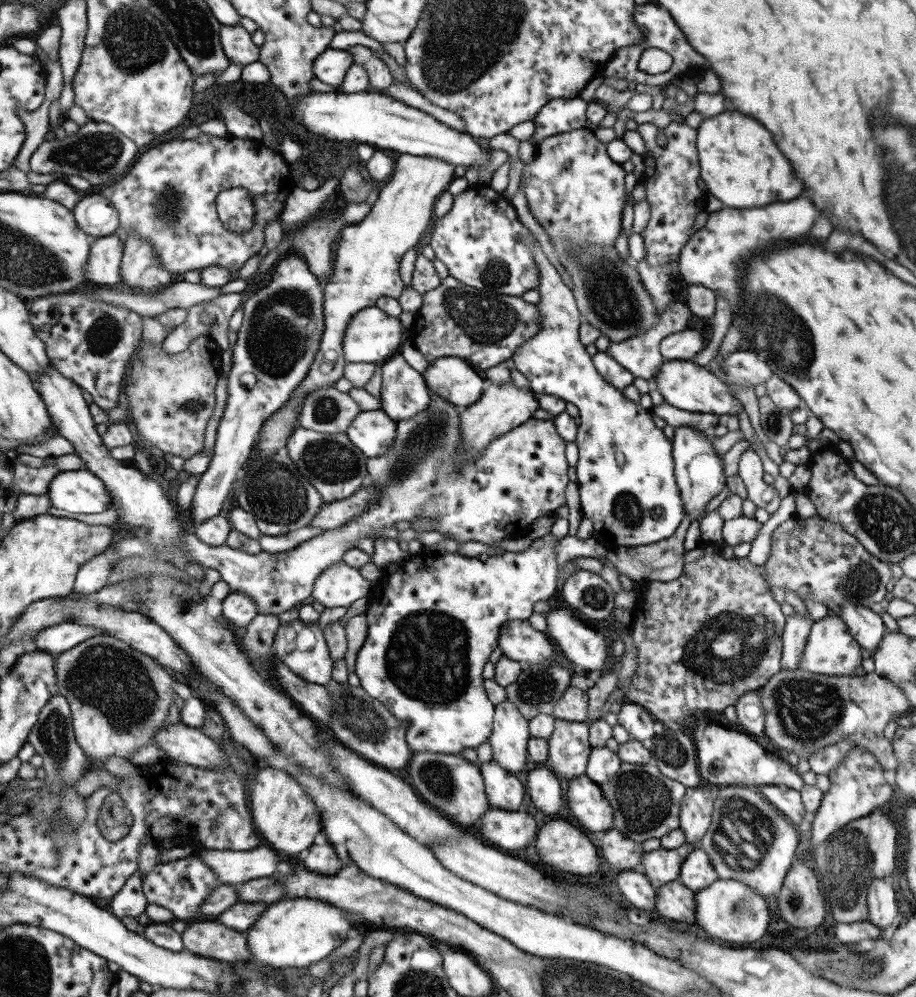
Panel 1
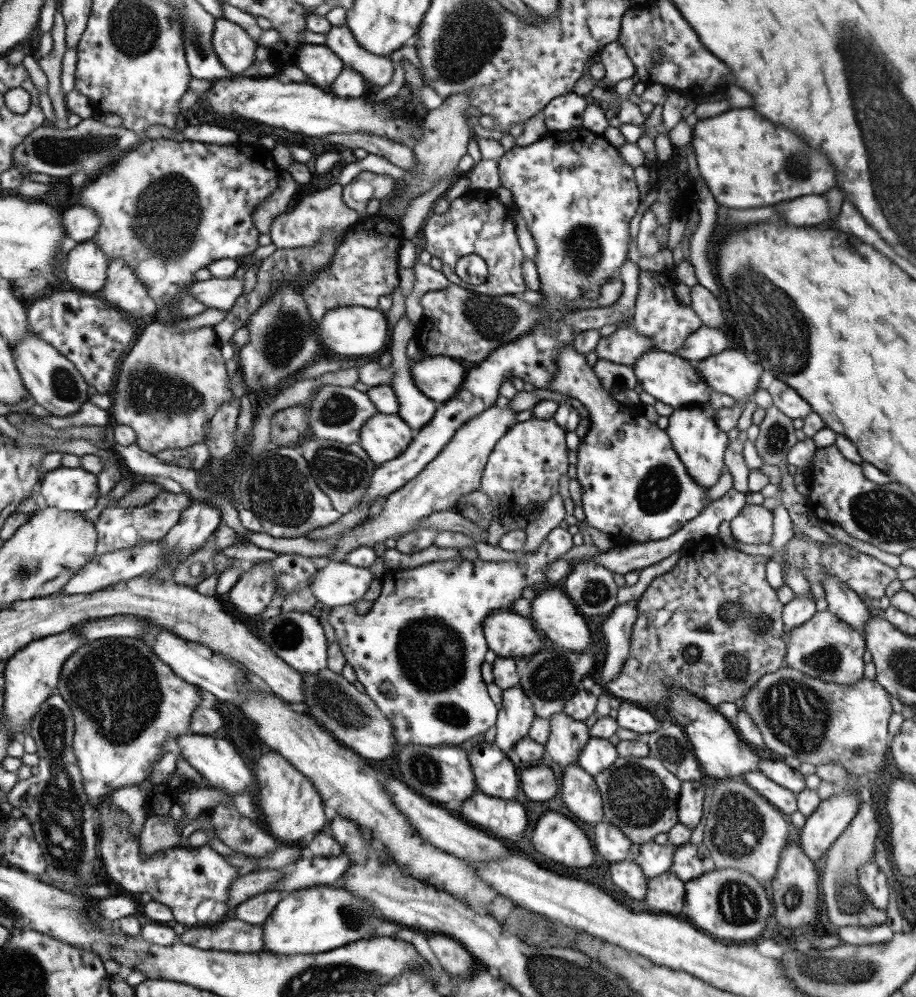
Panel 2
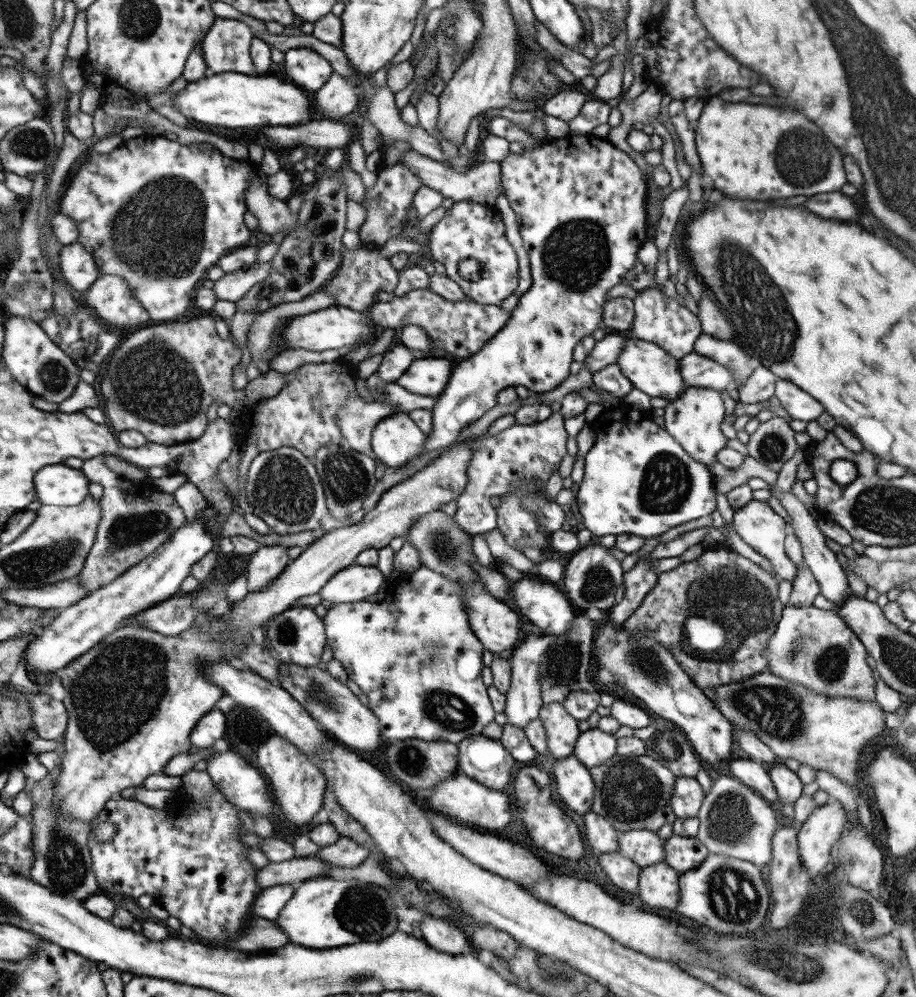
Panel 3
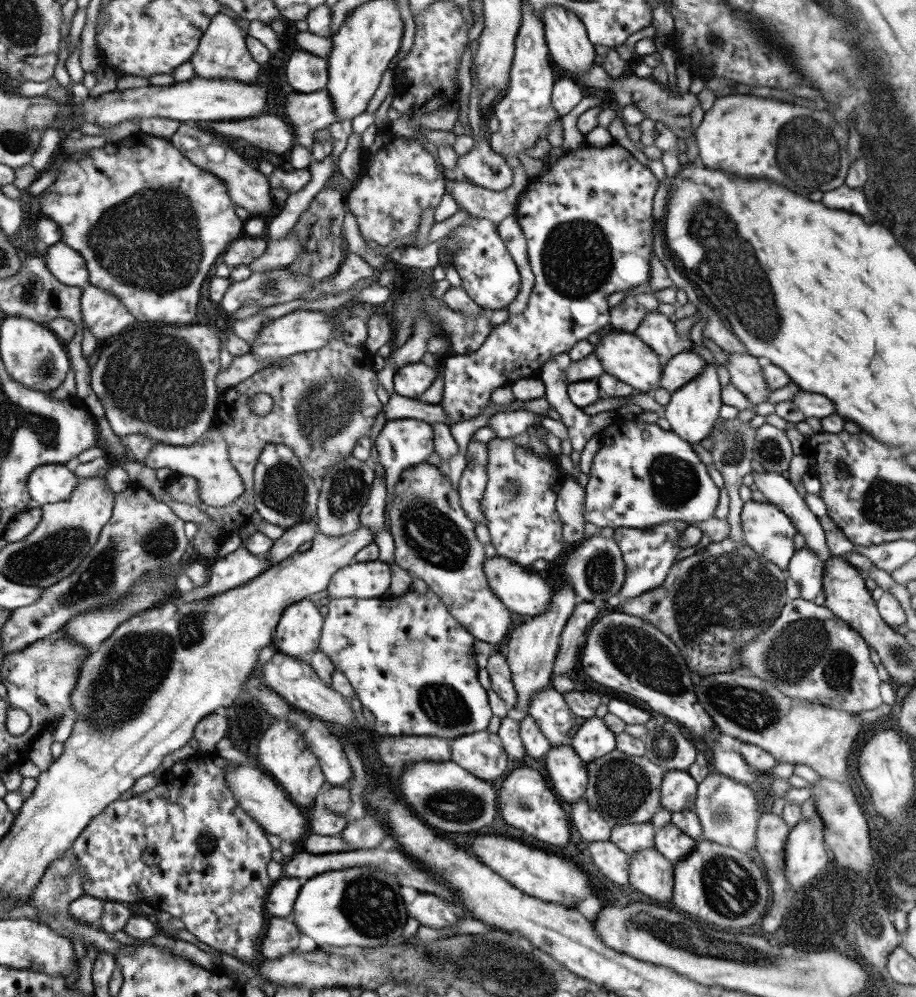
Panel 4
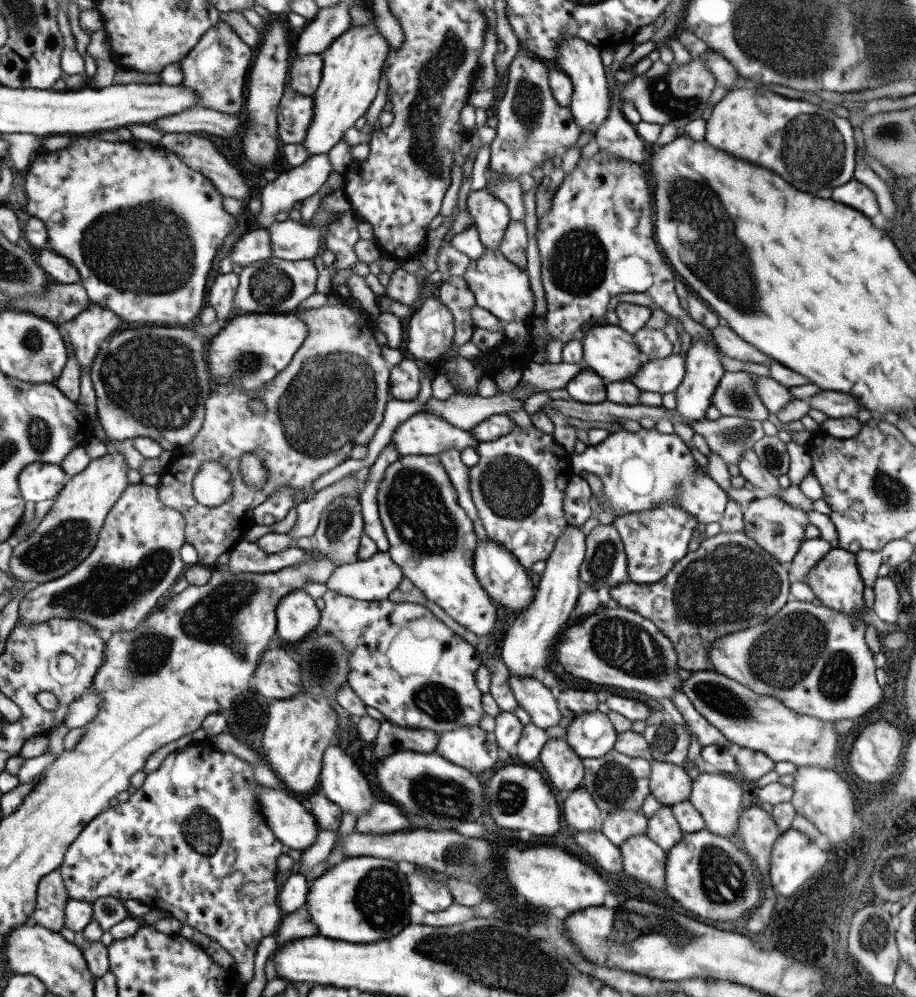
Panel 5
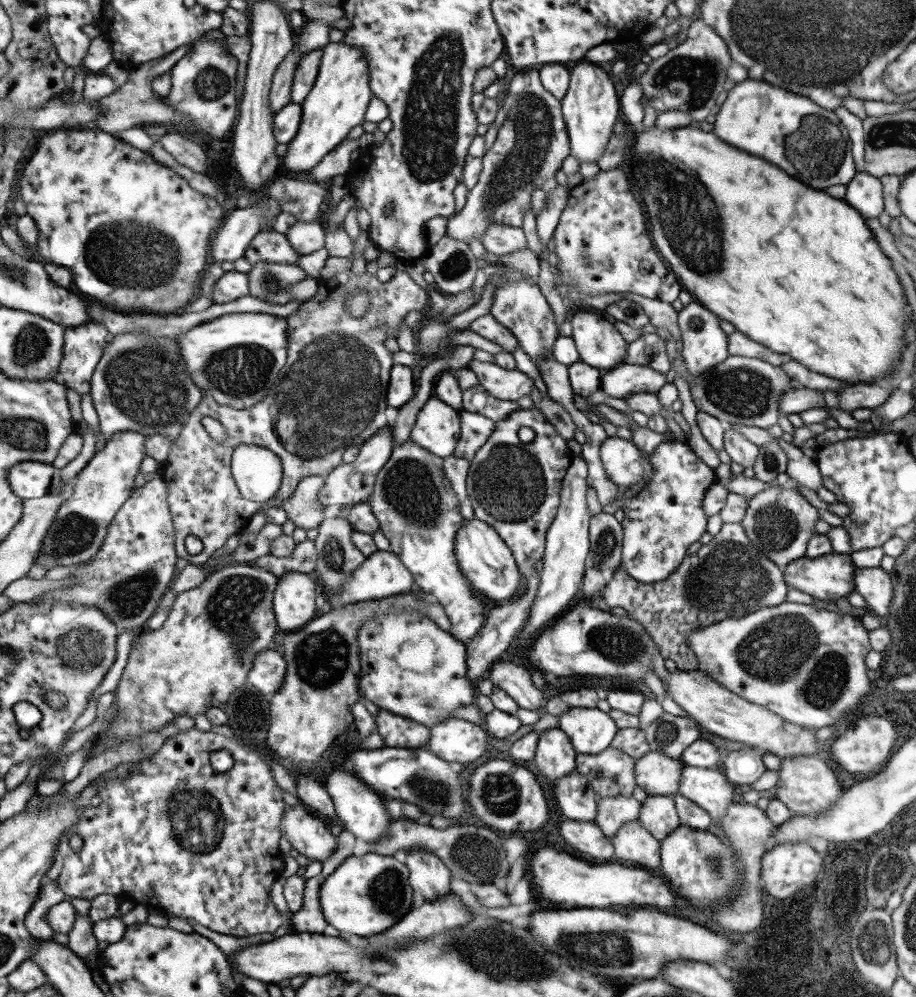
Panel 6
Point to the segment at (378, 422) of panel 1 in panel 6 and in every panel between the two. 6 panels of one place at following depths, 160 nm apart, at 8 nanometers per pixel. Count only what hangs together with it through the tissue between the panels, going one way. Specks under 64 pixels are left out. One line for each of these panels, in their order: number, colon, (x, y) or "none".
2: (383, 437)
3: (395, 440)
4: (401, 443)
5: (423, 433)
6: (436, 427)

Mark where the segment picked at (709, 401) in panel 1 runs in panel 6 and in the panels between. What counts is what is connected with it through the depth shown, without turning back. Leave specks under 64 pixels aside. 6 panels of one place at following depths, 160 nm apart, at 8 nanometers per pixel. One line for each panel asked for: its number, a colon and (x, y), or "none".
2: (670, 379)
3: (647, 367)
4: (621, 354)
5: (608, 350)
6: (598, 343)

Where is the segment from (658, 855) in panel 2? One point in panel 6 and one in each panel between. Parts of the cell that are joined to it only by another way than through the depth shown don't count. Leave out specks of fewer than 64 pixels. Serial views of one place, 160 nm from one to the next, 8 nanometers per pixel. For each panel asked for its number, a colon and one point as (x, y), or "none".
3: (643, 847)
4: (631, 837)
5: (617, 826)
6: (611, 813)

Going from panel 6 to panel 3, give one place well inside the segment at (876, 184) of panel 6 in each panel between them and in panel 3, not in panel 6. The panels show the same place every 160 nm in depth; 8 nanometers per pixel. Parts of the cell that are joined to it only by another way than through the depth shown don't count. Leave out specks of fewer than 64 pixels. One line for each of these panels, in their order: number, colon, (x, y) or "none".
3: (838, 206)
4: (843, 198)
5: (853, 194)

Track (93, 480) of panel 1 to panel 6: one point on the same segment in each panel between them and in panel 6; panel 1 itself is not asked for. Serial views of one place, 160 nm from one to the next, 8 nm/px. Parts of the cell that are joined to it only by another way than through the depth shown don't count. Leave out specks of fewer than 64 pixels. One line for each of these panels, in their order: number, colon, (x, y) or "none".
2: (74, 489)
3: (57, 485)
4: (52, 482)
5: (40, 481)
6: (29, 479)

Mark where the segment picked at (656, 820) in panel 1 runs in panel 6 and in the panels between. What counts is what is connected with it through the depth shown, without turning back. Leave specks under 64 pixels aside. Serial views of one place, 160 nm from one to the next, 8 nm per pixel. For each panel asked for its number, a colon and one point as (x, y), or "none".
2: (638, 794)
3: (632, 792)
4: (622, 788)
5: (614, 781)
6: (609, 773)

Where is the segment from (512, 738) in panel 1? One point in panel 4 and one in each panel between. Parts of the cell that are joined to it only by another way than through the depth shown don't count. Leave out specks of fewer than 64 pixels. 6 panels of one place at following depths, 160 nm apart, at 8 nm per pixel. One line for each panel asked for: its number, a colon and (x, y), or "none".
2: (513, 718)
3: (522, 700)
4: (531, 647)

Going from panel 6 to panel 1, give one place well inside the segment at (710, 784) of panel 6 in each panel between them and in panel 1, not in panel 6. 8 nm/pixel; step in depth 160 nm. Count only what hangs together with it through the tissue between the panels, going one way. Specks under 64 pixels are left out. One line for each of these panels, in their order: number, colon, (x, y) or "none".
1: (748, 840)
2: (742, 830)
3: (733, 820)
4: (727, 811)
5: (717, 798)

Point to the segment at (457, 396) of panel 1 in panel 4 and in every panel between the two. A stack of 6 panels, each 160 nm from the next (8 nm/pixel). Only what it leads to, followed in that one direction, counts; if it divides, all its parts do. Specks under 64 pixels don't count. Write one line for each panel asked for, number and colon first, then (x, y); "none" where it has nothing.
2: (437, 377)
3: (426, 376)
4: (410, 380)

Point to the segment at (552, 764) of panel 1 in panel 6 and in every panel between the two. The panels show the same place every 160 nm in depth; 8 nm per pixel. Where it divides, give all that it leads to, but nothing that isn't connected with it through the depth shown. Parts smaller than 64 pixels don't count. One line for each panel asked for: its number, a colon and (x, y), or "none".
2: (567, 736)
3: (560, 728)
4: (546, 707)
5: (539, 702)
6: (514, 680)

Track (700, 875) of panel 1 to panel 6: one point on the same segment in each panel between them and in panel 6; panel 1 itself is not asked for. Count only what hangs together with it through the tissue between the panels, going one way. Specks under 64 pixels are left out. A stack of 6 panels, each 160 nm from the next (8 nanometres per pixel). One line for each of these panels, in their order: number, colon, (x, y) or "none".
2: (689, 860)
3: (681, 853)
4: (668, 840)
5: (661, 827)
6: (657, 814)

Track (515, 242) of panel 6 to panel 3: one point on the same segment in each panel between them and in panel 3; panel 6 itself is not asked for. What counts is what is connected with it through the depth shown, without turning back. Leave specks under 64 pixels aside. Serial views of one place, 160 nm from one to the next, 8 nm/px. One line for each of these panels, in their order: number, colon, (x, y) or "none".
3: (481, 184)
4: (479, 202)
5: (490, 216)

